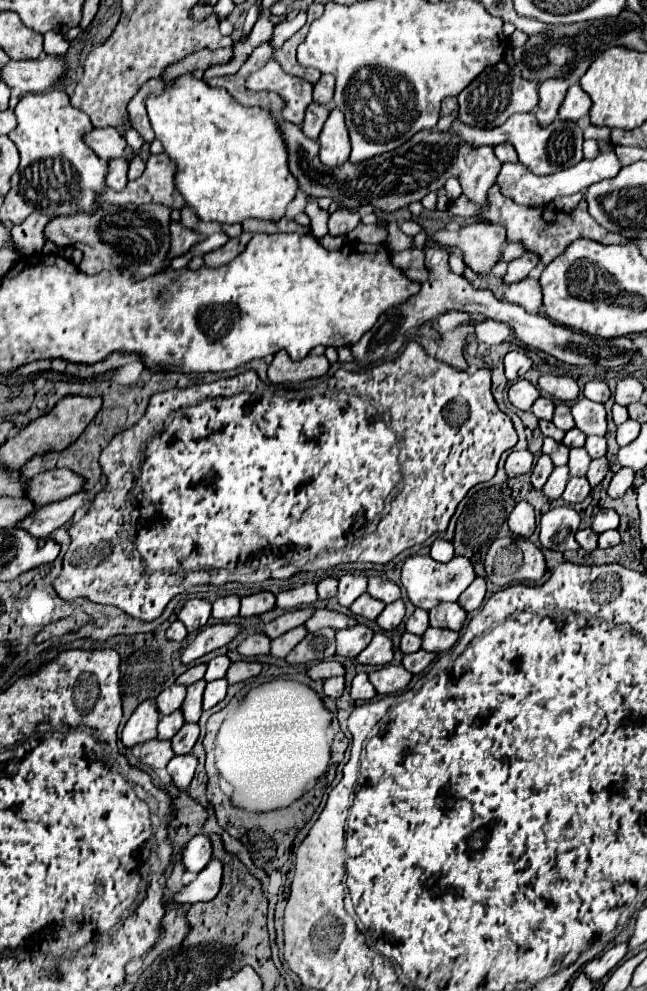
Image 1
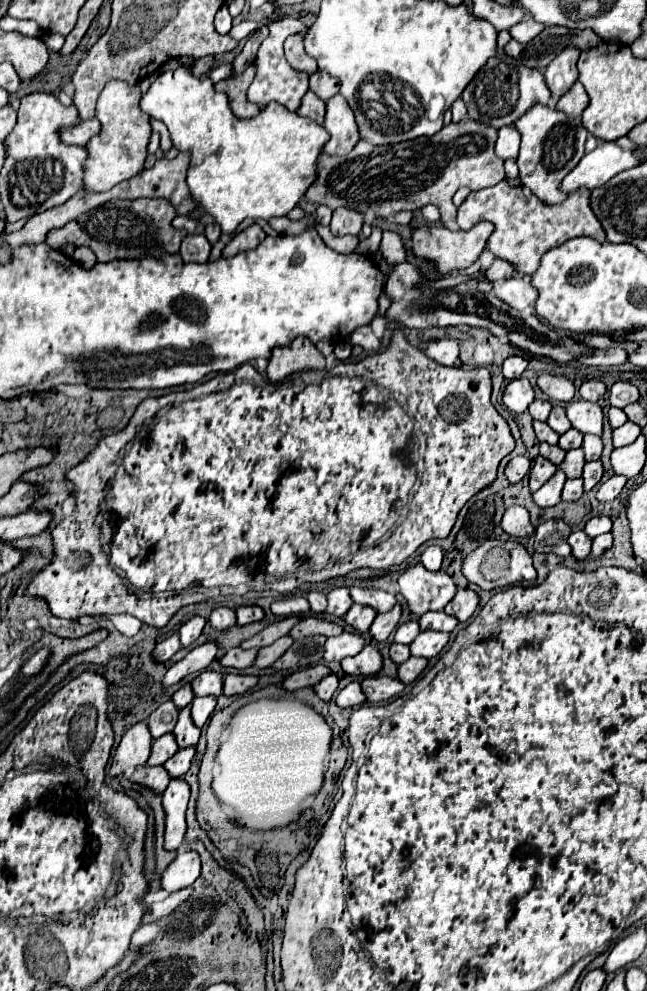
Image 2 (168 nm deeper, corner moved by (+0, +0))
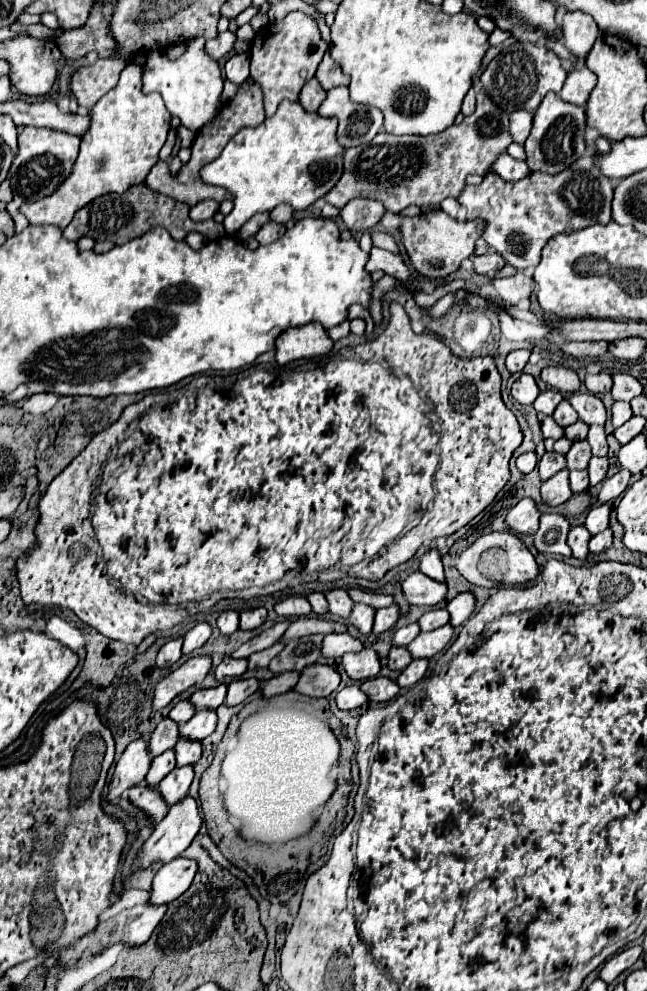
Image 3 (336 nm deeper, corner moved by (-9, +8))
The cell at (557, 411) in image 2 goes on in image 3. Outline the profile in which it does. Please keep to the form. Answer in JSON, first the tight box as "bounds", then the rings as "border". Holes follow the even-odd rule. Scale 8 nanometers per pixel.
{"bounds":[552,400,578,428],"border":[[[562,400],[560,406],[556,408],[556,412],[554,412],[552,416],[554,416],[554,420],[556,420],[562,428],[566,428],[566,426],[570,426],[570,424],[574,424],[574,422],[578,420],[578,414],[574,412],[574,408],[570,406],[568,400]]]}

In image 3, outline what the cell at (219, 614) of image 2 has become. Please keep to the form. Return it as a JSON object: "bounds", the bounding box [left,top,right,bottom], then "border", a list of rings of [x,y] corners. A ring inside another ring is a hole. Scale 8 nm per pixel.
{"bounds":[218,610,238,636],"border":[[[230,610],[230,612],[222,612],[220,618],[218,618],[218,630],[224,634],[224,636],[230,636],[238,630],[238,612]]]}

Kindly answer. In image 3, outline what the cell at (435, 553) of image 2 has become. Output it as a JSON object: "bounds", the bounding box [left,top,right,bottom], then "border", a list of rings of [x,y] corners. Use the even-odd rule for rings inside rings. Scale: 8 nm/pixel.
{"bounds":[420,550,444,582],"border":[[[430,550],[424,554],[422,564],[420,564],[420,572],[436,582],[444,582],[444,570],[442,570],[442,558],[438,554],[438,550]]]}

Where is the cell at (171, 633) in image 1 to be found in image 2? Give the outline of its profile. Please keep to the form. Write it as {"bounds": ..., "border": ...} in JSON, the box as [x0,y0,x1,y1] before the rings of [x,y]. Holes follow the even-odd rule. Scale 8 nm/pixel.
{"bounds":[153,632,181,662],"border":[[[173,632],[169,638],[165,638],[163,642],[159,642],[159,644],[155,646],[155,650],[153,650],[153,658],[155,658],[157,662],[165,662],[165,660],[169,660],[179,648],[181,648],[179,634]]]}

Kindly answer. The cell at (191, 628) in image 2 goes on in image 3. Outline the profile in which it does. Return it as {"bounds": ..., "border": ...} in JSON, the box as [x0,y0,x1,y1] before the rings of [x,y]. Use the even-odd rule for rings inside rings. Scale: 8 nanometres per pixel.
{"bounds":[182,622,212,654],"border":[[[200,622],[200,624],[196,624],[186,636],[184,636],[184,646],[182,646],[182,654],[190,654],[192,650],[196,650],[196,648],[200,648],[208,638],[210,638],[210,634],[212,634],[212,628],[210,628],[210,624],[206,624],[206,622]]]}

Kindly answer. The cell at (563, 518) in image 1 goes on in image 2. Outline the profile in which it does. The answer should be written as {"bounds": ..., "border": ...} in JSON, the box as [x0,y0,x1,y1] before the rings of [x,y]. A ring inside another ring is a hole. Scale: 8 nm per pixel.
{"bounds":[535,518,571,556],"border":[[[551,518],[537,526],[535,530],[535,550],[537,552],[553,552],[557,556],[569,556],[571,546],[567,542],[571,534],[571,526],[561,518]]]}

